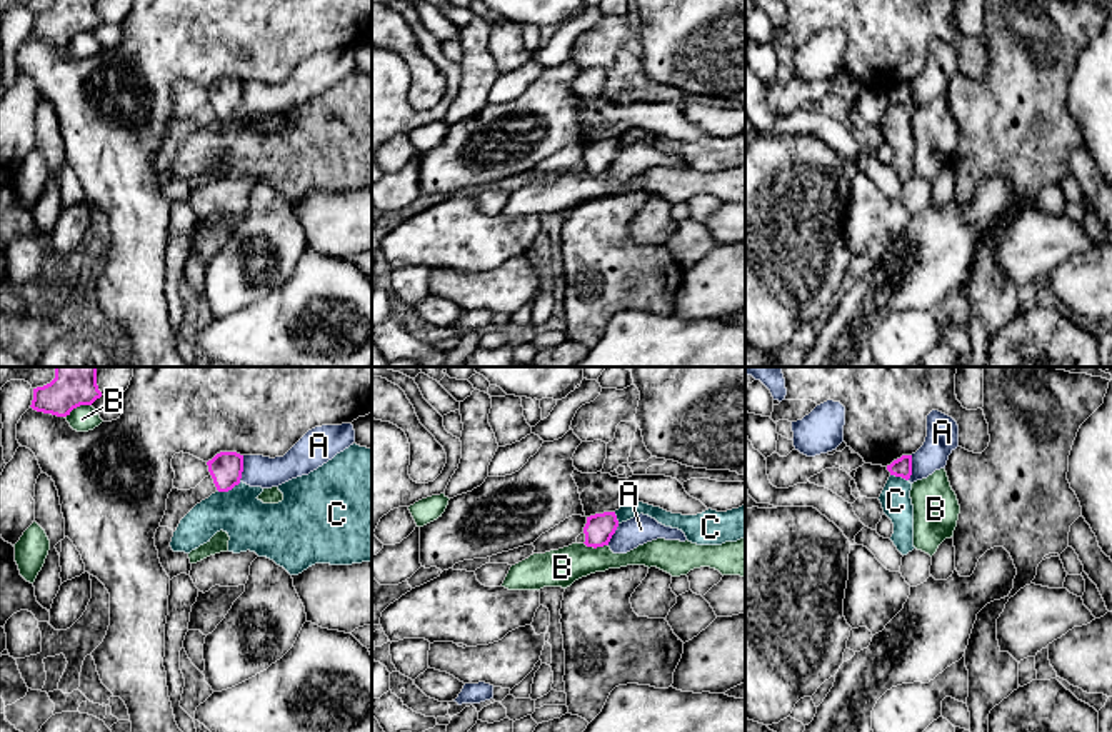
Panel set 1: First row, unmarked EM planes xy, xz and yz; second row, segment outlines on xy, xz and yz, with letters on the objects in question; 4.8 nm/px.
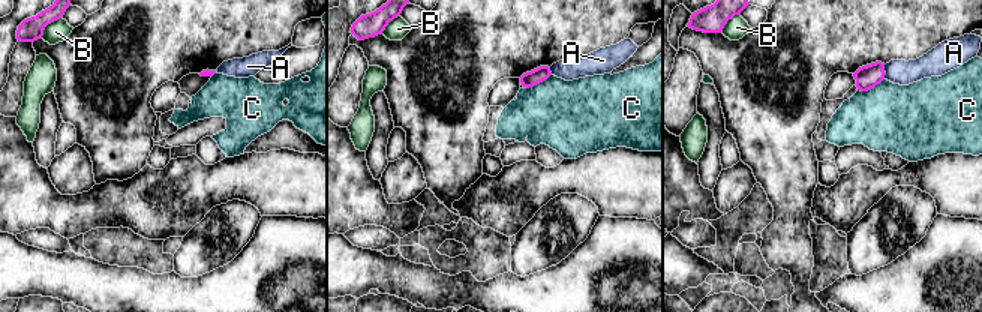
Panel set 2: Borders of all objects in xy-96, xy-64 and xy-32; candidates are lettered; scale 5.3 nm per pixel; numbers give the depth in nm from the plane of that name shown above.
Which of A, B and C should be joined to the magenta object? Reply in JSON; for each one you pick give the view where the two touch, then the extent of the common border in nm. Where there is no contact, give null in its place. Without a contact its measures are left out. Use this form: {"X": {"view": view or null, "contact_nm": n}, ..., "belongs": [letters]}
{"belongs": []}

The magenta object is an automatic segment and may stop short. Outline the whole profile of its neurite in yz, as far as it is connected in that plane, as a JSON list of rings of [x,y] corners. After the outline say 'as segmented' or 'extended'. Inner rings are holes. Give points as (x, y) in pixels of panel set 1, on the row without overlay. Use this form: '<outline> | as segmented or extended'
[[[902,82],[900,85],[887,92],[887,97],[890,98],[890,102],[909,107],[912,102],[912,82]]] | as segmented

